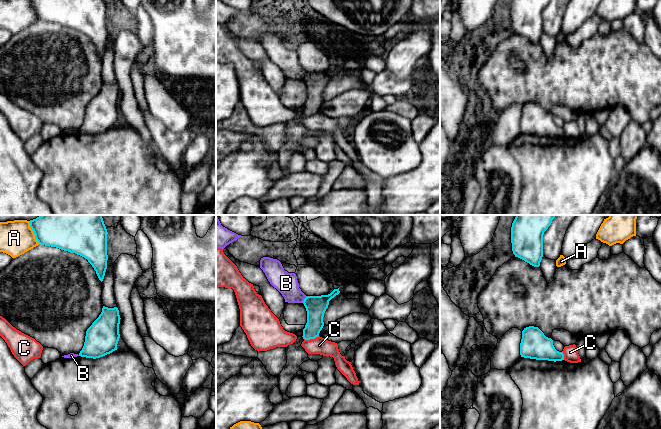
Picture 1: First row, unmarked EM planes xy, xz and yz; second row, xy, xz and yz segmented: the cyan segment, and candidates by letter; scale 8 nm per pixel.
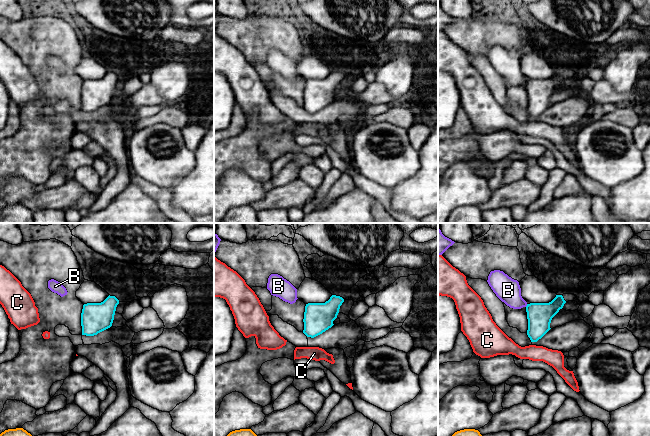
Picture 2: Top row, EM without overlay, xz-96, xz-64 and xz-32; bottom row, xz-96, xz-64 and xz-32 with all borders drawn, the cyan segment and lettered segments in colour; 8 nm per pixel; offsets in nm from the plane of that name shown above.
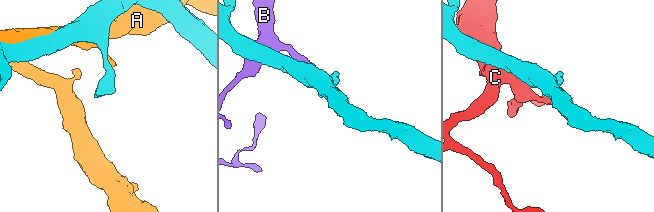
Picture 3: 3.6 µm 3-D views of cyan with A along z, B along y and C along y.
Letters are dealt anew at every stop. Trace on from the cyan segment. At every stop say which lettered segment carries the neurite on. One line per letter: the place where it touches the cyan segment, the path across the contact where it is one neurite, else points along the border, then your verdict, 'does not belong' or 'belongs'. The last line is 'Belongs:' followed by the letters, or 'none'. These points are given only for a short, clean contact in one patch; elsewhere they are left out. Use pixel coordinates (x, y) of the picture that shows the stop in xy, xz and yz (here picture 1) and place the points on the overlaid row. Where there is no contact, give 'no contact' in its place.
A: meets cyan in xy at (34, 233); does not belong
B: meets cyan in xz at (304, 299); border along xz (307, 296), (302, 302); does not belong
C: meets cyan in xz at (311, 338); border along xz (318, 335), (314, 338), (304, 339); does not belong
Belongs: none

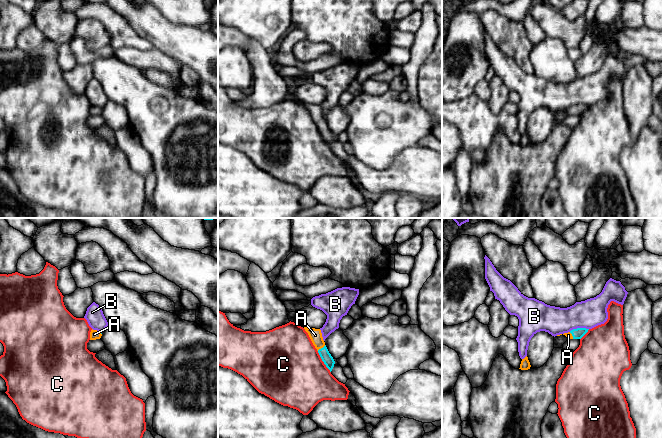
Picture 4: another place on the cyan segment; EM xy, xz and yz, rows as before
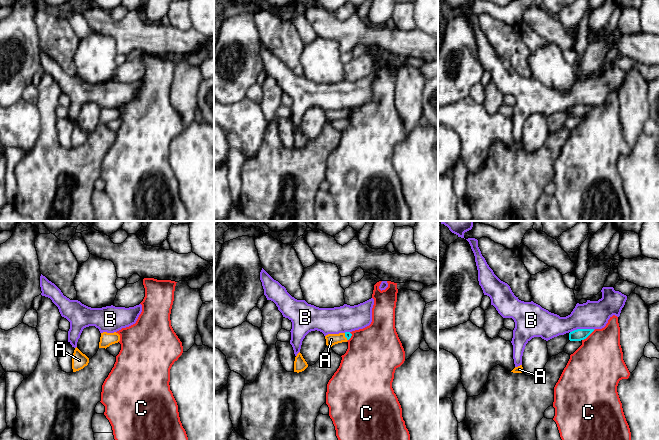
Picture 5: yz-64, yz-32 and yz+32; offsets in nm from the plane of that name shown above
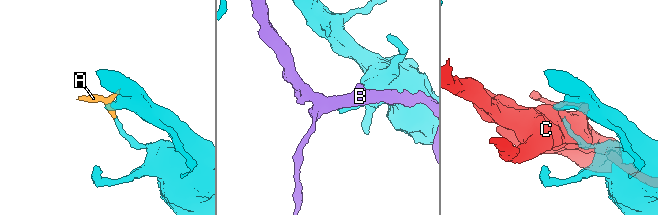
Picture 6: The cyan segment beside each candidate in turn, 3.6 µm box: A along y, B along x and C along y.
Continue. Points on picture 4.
A: meets cyan in xz at (321, 348); runs through xz (326, 357), (321, 348), (315, 335); belongs
B: meets cyan in yz at (578, 328); does not belong
C: meets cyan in xz at (323, 361); does not belong
Belongs: A

